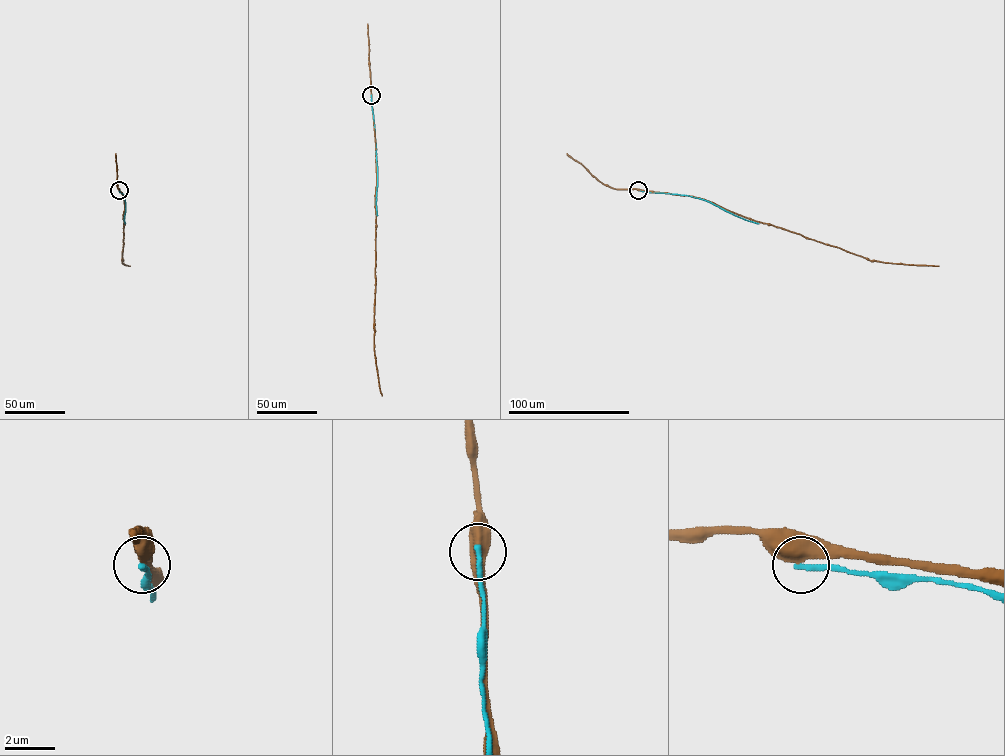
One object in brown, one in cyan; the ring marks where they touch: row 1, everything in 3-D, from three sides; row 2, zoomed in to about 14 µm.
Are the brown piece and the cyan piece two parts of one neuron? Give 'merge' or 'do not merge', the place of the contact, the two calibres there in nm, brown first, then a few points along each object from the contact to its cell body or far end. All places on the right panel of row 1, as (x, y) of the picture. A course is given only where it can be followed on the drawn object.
do not merge; place (638, 190); calibres 500 and 240 nm; course brown (638, 190), (704, 199), (754, 220), (869, 260), (939, 265); course cyan (638, 190), (701, 198), (758, 224)

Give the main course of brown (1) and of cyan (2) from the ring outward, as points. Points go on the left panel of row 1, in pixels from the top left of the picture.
1: (119, 190), (124, 202), (122, 262), (130, 265)
2: (119, 190), (125, 203), (125, 224)

